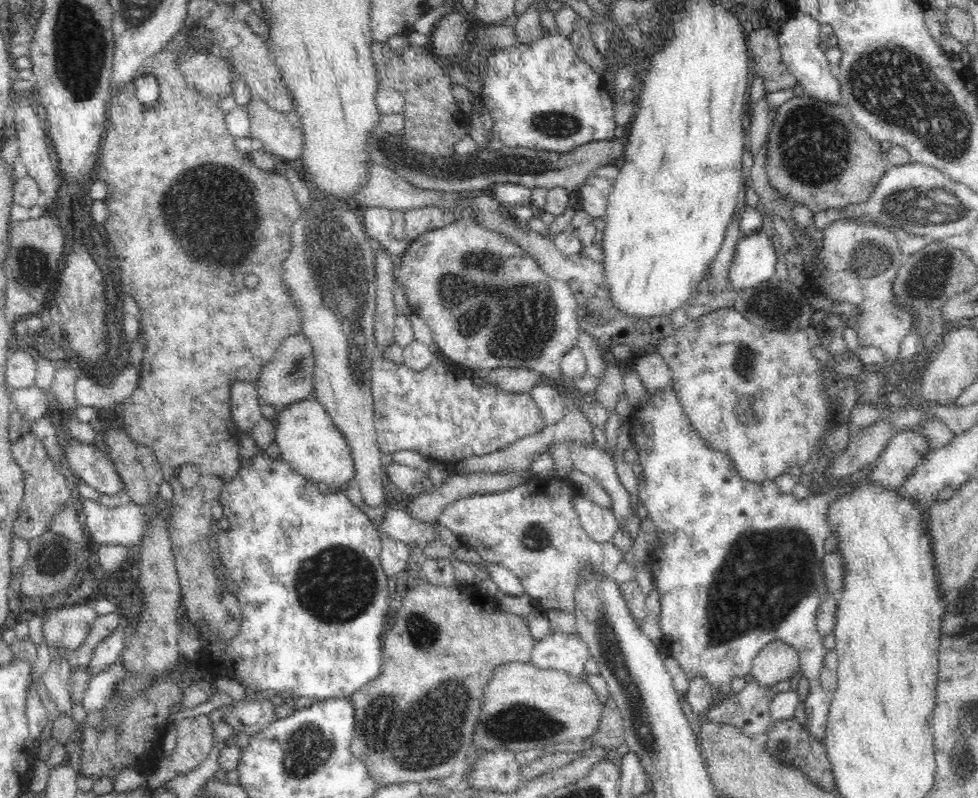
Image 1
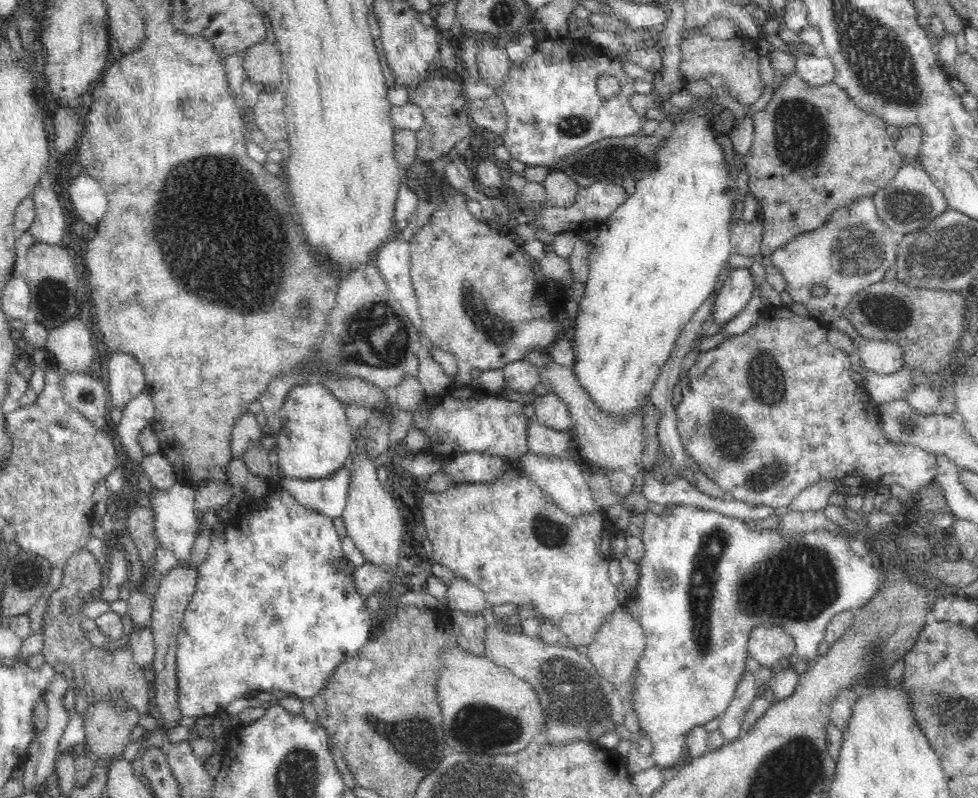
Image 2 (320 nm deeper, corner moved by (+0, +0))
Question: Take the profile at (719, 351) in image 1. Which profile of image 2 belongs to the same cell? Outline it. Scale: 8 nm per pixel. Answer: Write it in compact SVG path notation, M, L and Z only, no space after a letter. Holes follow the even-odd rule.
M783 306L778 310L770 310L770 314L766 314L744 334L736 336L728 336L726 340L722 340L716 348L700 352L696 361L687 372L681 392L682 399L677 408L675 408L678 420L678 434L685 448L686 454L694 460L694 464L698 466L710 480L713 480L726 492L728 497L734 500L740 500L750 506L771 506L780 509L781 506L788 505L804 490L808 488L812 482L818 482L820 478L829 478L829 480L842 480L846 476L850 476L852 472L861 474L861 479L866 486L874 488L874 486L902 486L910 493L915 493L926 485L930 485L937 478L938 465L936 462L936 454L922 450L914 444L900 444L888 440L882 431L881 424L878 423L878 409L867 395L867 392L856 385L852 379L852 366L850 365L850 357L838 347L834 347L828 340L826 328L820 326L819 321L813 317L800 316L794 313L790 308Z

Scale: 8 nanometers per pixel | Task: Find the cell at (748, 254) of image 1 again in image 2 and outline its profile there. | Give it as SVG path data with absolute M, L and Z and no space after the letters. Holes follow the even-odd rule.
M734 268L730 270L724 286L720 288L715 297L715 305L711 316L718 326L726 324L750 302L752 294L756 290L754 277L750 269Z

